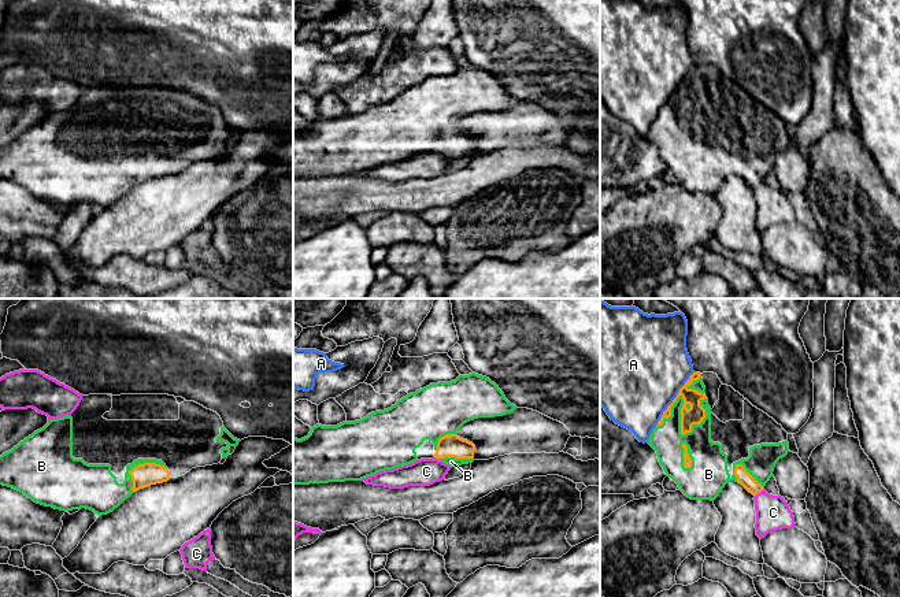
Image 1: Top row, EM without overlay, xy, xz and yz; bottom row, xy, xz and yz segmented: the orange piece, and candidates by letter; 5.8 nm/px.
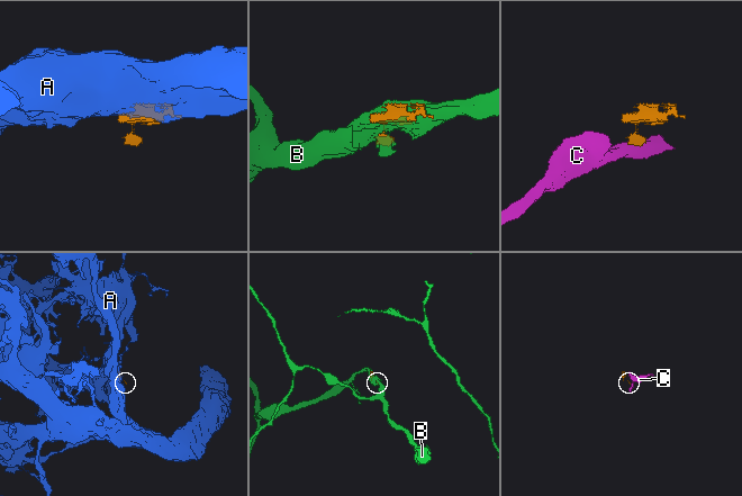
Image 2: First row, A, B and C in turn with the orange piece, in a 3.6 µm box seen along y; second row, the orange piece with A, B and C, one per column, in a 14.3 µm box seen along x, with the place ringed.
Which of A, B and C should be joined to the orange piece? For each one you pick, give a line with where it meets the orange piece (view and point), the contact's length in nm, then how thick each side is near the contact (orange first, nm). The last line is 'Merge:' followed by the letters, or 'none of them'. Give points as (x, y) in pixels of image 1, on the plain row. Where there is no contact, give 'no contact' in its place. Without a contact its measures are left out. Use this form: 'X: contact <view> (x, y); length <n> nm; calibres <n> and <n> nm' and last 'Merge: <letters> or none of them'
B: contact yz (681, 114); length 340 nm; calibres 110 and 180 nm
Merge: B

